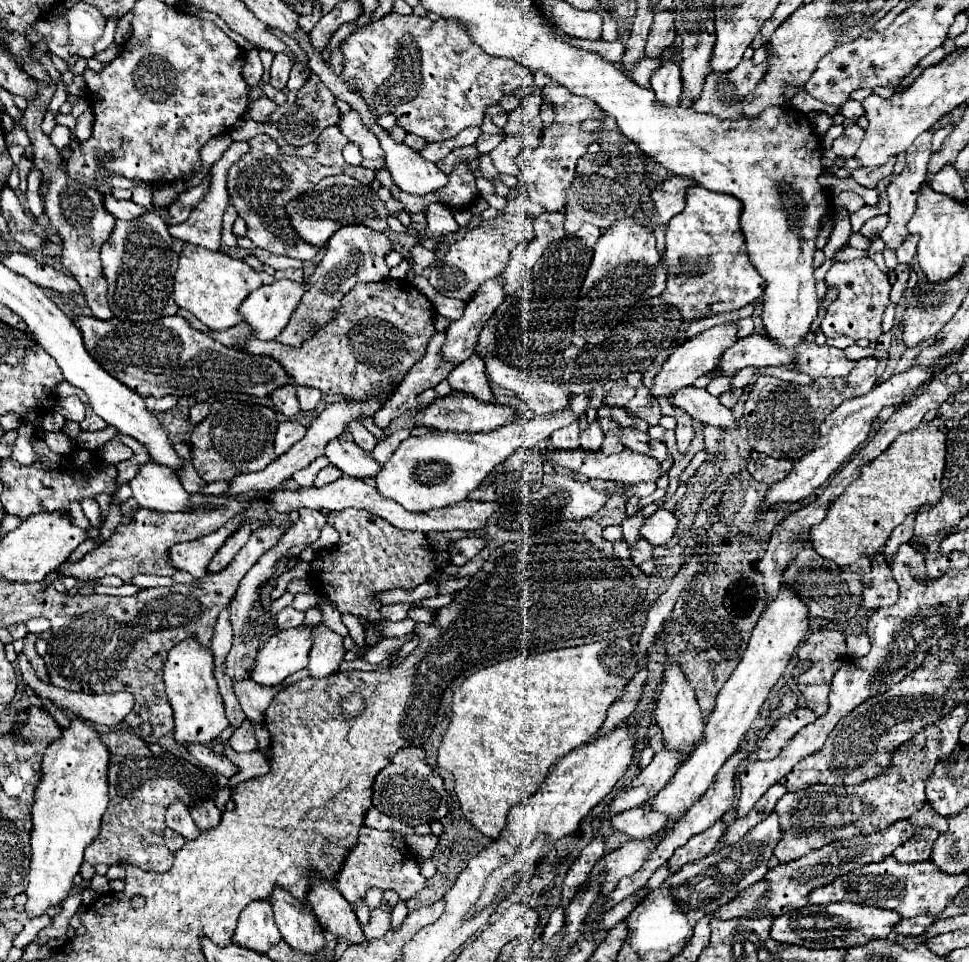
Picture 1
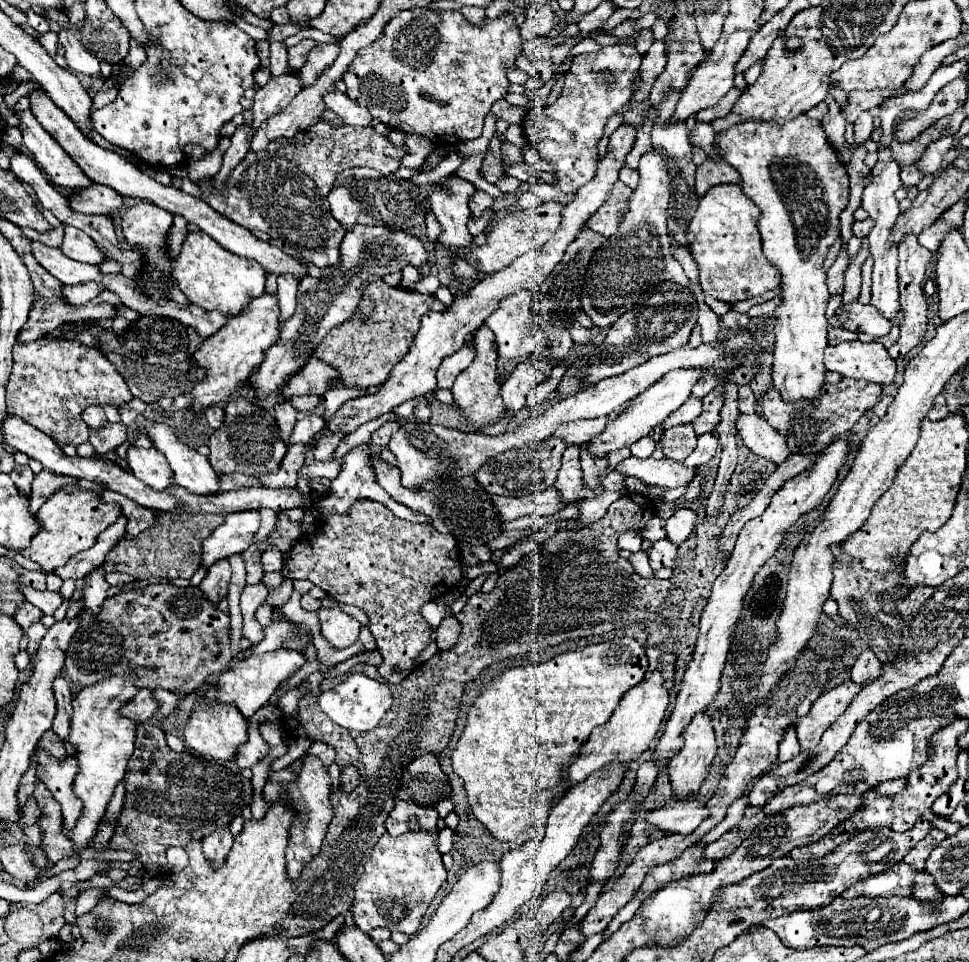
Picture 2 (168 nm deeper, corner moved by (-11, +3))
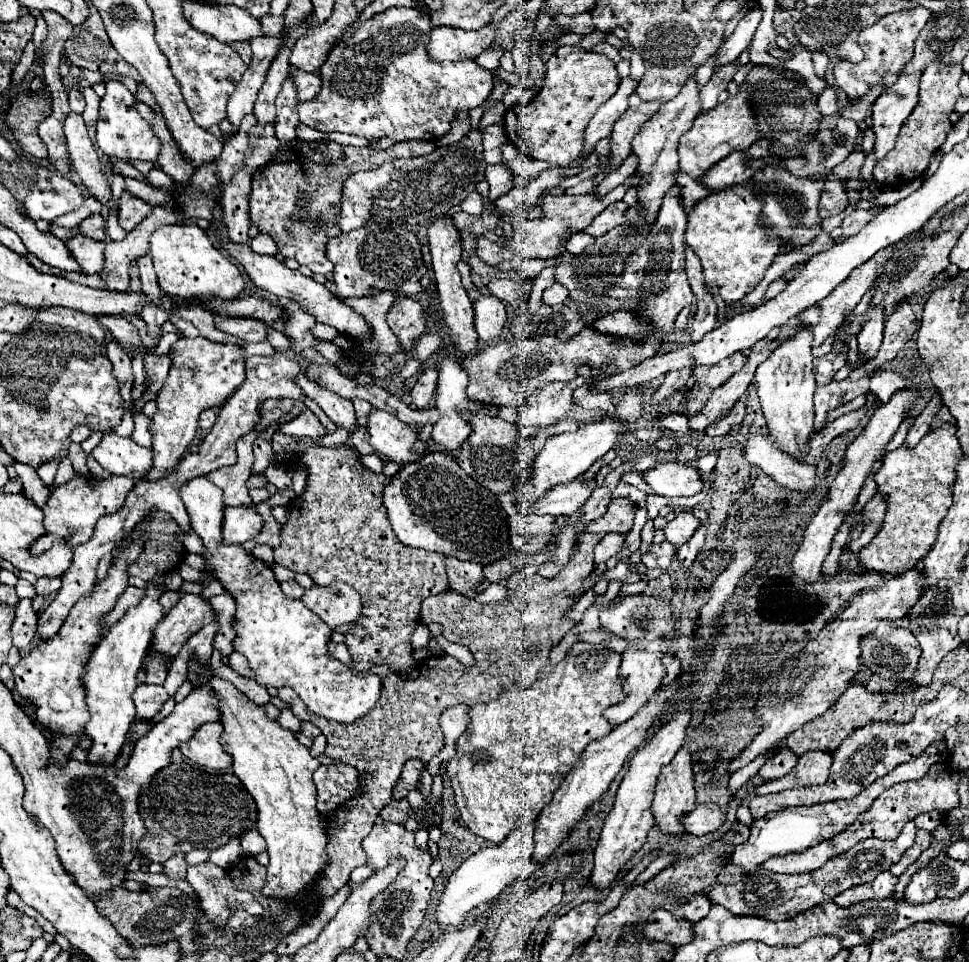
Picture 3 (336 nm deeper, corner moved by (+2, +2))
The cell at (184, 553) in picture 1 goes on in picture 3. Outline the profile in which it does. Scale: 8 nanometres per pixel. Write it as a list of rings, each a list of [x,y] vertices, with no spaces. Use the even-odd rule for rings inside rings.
[[[227,506],[223,520],[223,540],[227,544],[243,544],[255,538],[263,528],[263,518],[255,506]]]

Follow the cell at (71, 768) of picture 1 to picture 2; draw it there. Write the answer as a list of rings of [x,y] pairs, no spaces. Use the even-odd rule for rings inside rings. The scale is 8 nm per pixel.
[[[134,675],[130,677],[108,677],[98,685],[84,687],[74,695],[74,715],[70,725],[68,741],[74,747],[74,759],[78,761],[78,775],[74,777],[74,795],[84,799],[84,811],[72,829],[62,827],[62,835],[68,837],[76,851],[84,851],[92,837],[98,833],[100,821],[114,795],[116,785],[124,779],[128,759],[134,751],[134,729],[136,723],[118,715],[120,705],[136,695]]]

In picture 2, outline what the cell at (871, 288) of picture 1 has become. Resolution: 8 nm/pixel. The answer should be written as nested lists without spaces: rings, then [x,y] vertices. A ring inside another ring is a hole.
[[[858,299],[836,309],[840,327],[854,333],[870,333],[872,337],[884,337],[892,329],[892,321],[882,317],[872,305],[862,305]]]

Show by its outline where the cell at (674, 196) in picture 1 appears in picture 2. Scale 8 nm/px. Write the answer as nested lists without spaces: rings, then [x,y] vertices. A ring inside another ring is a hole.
[[[704,161],[698,169],[696,169],[696,195],[702,197],[712,185],[720,185],[720,183],[738,183],[740,175],[724,163],[712,163],[712,161]]]

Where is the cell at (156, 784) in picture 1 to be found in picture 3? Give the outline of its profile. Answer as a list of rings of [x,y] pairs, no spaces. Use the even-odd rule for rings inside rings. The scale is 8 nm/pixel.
[[[191,762],[181,764],[169,764],[161,772],[153,776],[151,788],[139,798],[139,810],[141,818],[147,824],[147,834],[139,842],[139,852],[149,858],[151,862],[165,864],[173,854],[179,852],[191,852],[197,848],[217,850],[225,846],[231,838],[241,838],[245,830],[255,828],[257,822],[257,806],[251,798],[251,794],[245,790],[241,780],[231,770],[209,770],[201,766],[193,766]]]

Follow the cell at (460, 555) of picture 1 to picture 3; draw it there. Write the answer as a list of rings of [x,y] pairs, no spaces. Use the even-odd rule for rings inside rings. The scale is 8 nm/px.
[[[521,512],[509,516],[509,528],[511,528],[511,548],[524,553],[535,553],[551,540],[555,518]]]

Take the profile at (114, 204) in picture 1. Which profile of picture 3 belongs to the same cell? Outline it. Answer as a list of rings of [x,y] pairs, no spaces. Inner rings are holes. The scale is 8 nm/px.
[[[31,162],[31,166],[37,170],[37,184],[23,200],[23,212],[31,220],[53,222],[83,204],[83,194],[73,182],[39,162]]]

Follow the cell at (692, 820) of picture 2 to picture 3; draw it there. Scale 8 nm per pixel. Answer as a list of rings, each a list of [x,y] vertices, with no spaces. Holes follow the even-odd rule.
[[[699,804],[693,812],[681,818],[685,830],[695,836],[705,836],[715,832],[725,822],[725,812],[717,804]]]

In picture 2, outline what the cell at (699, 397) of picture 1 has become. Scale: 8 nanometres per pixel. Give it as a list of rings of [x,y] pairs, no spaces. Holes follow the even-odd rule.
[[[740,413],[736,417],[736,429],[752,453],[762,455],[776,465],[780,465],[790,455],[786,439],[776,433],[776,429],[772,429],[760,415]]]

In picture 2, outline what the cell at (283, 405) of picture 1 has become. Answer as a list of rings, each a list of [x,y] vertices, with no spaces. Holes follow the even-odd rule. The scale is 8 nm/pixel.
[[[290,399],[278,403],[274,409],[276,409],[276,421],[278,421],[278,427],[280,427],[280,435],[286,441],[290,437],[290,433],[292,433],[292,427],[296,423],[298,411],[290,405]]]

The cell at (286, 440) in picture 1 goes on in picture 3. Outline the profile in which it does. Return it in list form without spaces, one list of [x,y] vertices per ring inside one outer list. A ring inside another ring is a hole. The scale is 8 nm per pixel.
[[[305,408],[297,418],[281,424],[279,430],[289,436],[307,436],[307,438],[321,438],[323,434],[327,434],[327,428],[309,408]]]

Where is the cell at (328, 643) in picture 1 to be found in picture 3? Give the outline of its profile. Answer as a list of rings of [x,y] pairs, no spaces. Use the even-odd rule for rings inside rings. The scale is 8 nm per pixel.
[[[331,582],[329,586],[313,584],[301,600],[331,628],[355,622],[361,614],[361,596],[345,582]]]

